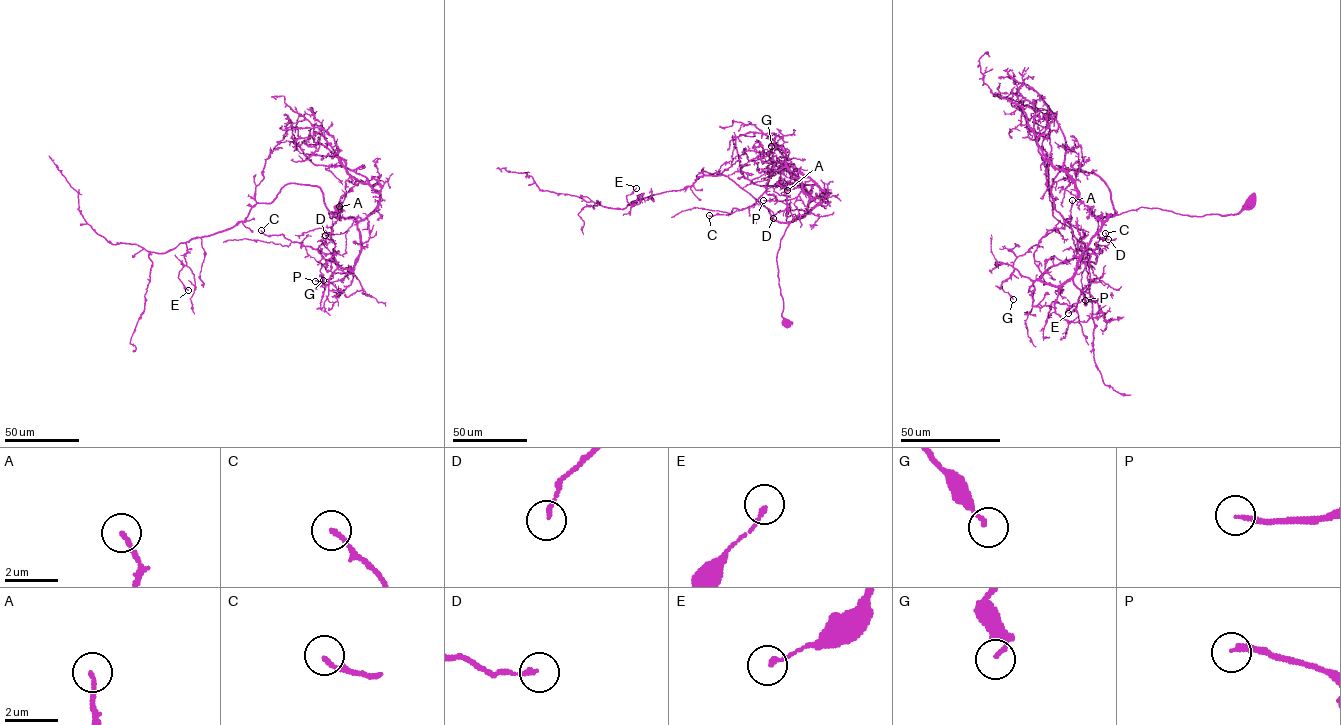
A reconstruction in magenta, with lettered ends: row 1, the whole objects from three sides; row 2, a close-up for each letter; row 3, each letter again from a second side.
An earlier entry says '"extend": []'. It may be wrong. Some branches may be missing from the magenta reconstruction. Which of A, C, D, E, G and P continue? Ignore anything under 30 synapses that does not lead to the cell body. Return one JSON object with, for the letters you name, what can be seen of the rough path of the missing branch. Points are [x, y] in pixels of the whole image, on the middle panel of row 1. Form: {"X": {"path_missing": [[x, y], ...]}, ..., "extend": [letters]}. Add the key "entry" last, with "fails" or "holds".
{"P": {"path_missing": [[763, 200], [749, 207], [755, 208]]}, "extend": ["P"], "entry": "fails"}

